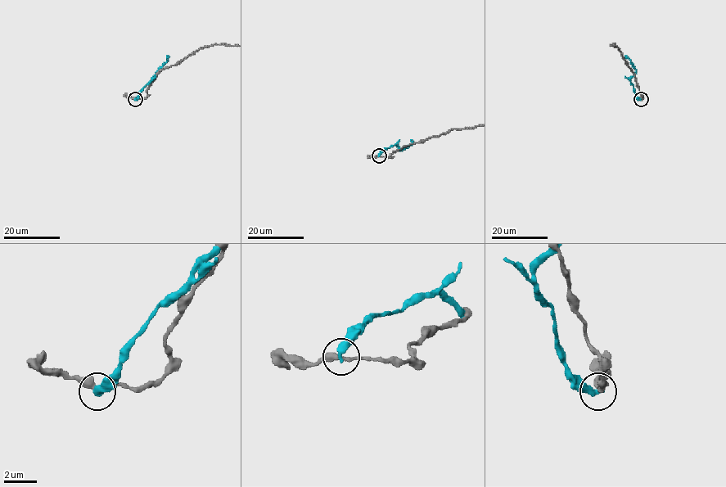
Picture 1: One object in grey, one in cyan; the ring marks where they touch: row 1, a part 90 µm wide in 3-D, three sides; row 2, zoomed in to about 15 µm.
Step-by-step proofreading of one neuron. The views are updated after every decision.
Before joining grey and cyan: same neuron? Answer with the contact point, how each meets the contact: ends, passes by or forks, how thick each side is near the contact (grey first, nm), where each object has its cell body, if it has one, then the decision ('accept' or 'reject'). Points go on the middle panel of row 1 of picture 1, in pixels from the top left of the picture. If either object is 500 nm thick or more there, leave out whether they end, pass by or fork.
at (379, 155); grey passes by; cyan ends there; 320 nm thick on the grey side, 420 nm on the other; no cell body on grey; no cell body on cyan; reject

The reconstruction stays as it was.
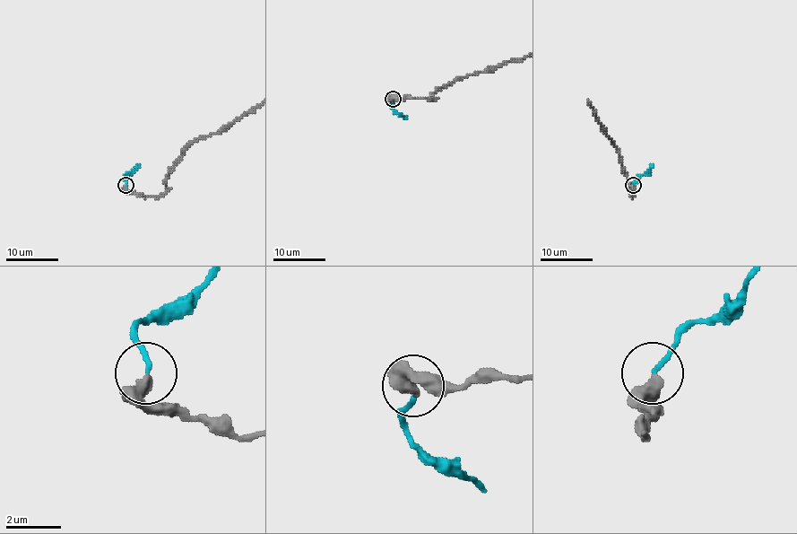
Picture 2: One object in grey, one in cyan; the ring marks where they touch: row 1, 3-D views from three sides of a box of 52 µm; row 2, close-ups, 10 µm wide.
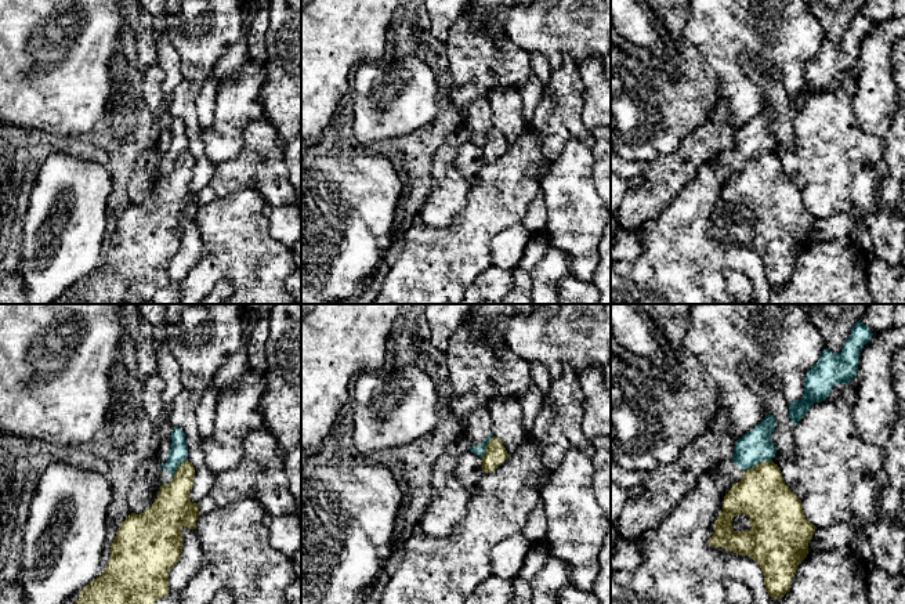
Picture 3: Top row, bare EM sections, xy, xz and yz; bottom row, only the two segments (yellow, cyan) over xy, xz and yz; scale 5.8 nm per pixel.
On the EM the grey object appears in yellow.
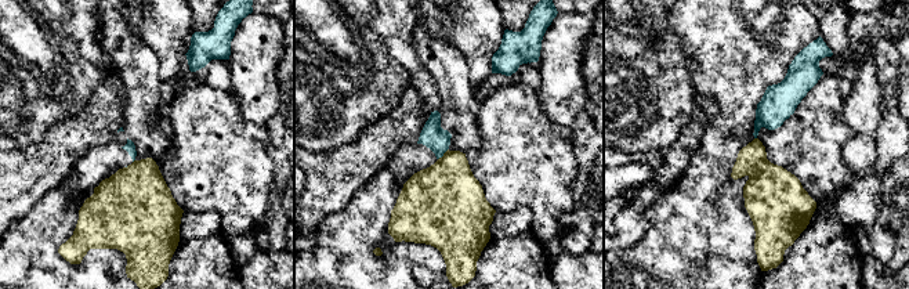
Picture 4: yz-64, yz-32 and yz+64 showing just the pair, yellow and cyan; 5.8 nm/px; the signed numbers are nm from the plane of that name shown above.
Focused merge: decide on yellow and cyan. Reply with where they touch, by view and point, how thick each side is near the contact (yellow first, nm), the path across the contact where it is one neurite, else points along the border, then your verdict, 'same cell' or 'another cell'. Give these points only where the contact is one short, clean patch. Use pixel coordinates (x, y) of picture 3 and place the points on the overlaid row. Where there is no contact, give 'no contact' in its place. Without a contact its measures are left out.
meets yellow in yz at (757, 465); 300 nm thick on the yellow side, 190 nm on the other; border along yz (770, 459), (745, 472); another cell

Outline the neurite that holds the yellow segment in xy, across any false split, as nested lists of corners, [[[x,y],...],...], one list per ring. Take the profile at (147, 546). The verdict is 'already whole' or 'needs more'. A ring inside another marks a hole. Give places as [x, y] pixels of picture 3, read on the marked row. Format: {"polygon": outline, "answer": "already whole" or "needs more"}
{"polygon": [[[180,464],[170,484],[162,485],[153,504],[141,514],[131,513],[119,527],[111,546],[106,569],[86,586],[75,604],[155,604],[169,596],[169,572],[182,553],[181,529],[196,529],[199,503],[192,503],[195,467]]], "answer": "already whole"}

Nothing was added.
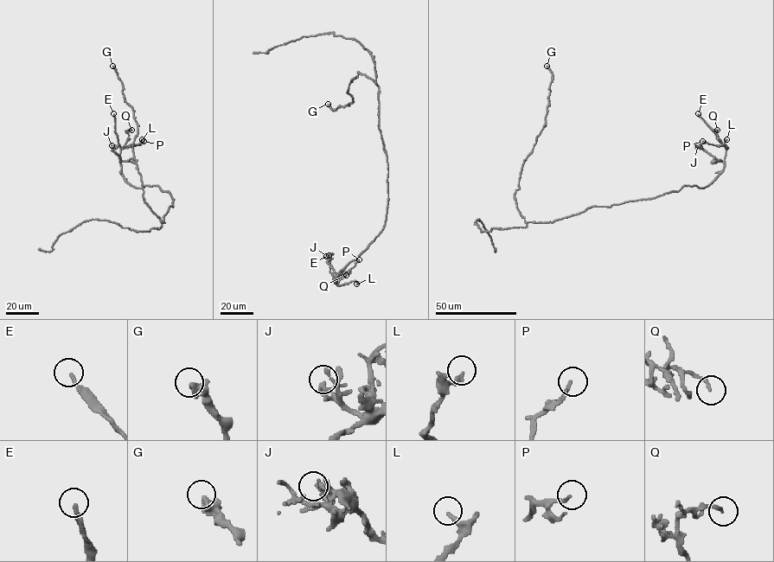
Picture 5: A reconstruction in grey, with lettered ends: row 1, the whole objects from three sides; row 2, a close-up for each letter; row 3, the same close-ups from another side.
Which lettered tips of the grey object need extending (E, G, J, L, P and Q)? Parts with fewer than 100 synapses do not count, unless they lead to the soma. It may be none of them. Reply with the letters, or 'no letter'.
E

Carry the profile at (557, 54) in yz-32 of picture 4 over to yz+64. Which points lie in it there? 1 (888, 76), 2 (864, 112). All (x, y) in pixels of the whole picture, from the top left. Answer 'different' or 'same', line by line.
1: different
2: same

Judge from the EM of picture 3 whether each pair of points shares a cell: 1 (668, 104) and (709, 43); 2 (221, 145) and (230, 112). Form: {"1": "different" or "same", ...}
{"1": "different", "2": "same"}

